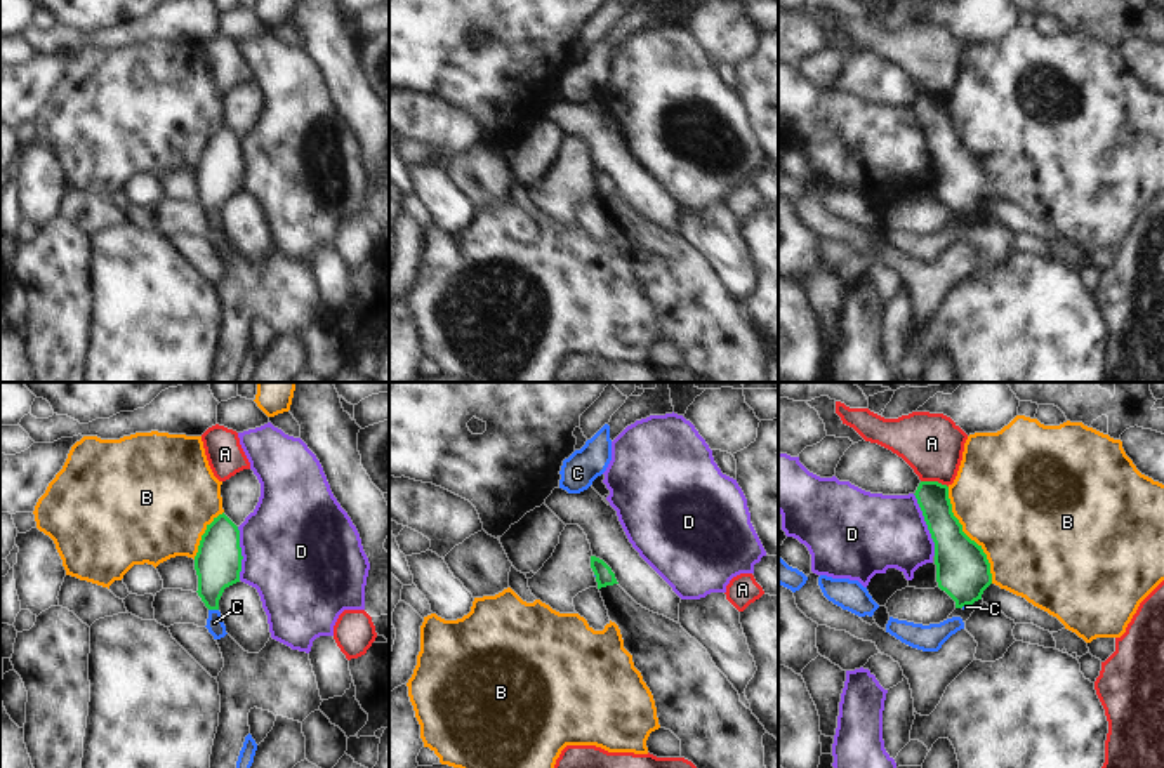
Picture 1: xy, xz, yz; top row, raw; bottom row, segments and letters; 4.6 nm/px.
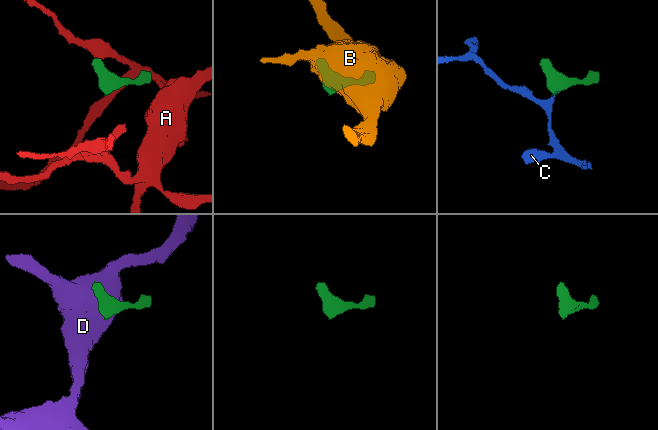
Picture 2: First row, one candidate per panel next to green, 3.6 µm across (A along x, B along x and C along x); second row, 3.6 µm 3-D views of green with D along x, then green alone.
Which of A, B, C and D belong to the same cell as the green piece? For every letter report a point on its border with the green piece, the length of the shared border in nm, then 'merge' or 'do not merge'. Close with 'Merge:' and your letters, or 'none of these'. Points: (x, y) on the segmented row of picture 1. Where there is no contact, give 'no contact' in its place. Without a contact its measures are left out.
A: meets green in yz at (935, 482); contact 130 nm long; do not merge
B: meets green in yz at (966, 536); contact 500 nm long; do not merge
C: meets green in xy at (214, 609); contact 50 nm long; merge
D: meets green in yz at (926, 523); contact 300 nm long; do not merge
Merge: C

